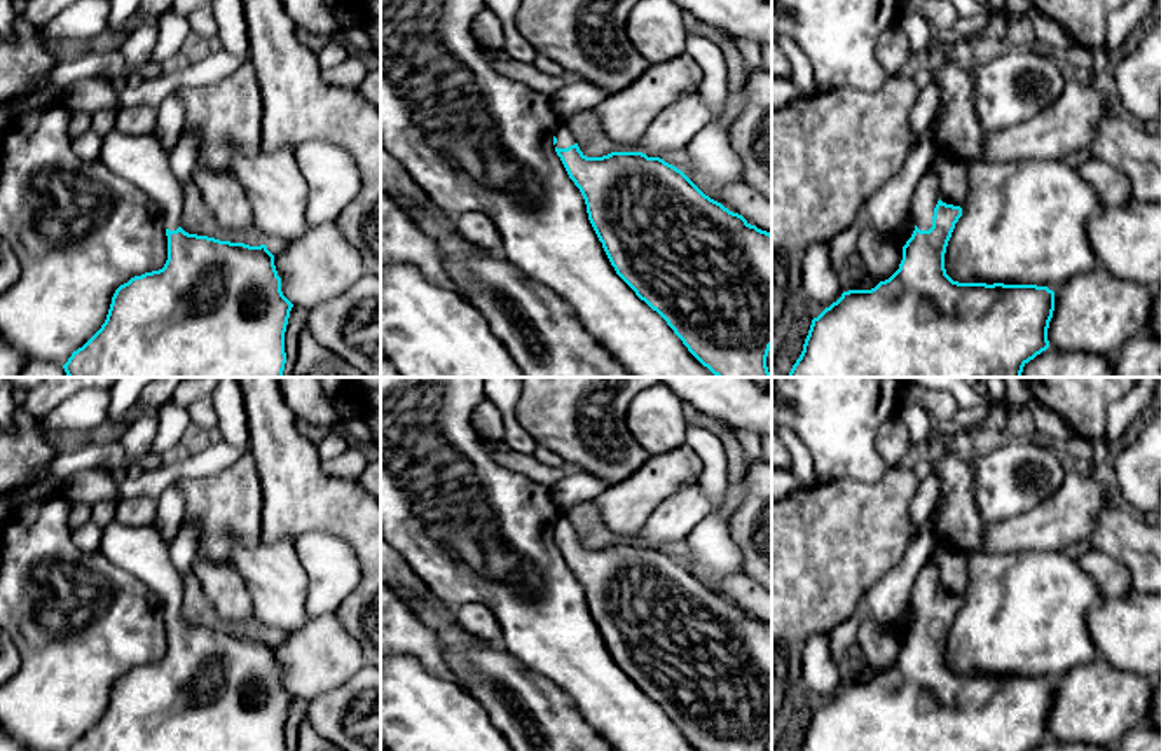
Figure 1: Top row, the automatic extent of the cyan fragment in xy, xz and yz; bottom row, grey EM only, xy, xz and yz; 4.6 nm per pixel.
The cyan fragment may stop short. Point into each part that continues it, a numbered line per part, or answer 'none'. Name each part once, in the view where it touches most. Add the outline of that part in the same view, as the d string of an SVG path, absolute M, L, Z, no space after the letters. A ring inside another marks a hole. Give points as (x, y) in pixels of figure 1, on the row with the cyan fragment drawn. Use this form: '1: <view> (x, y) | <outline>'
1: yz (926, 196) | M929 169L929 173L918 180L910 206L915 225L920 231L929 231L932 227L932 217L938 201L939 201L939 194L938 194L936 176Z

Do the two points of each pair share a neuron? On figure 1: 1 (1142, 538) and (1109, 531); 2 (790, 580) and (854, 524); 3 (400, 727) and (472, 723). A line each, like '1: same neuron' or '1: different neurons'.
1: same neuron
2: same neuron
3: same neuron

